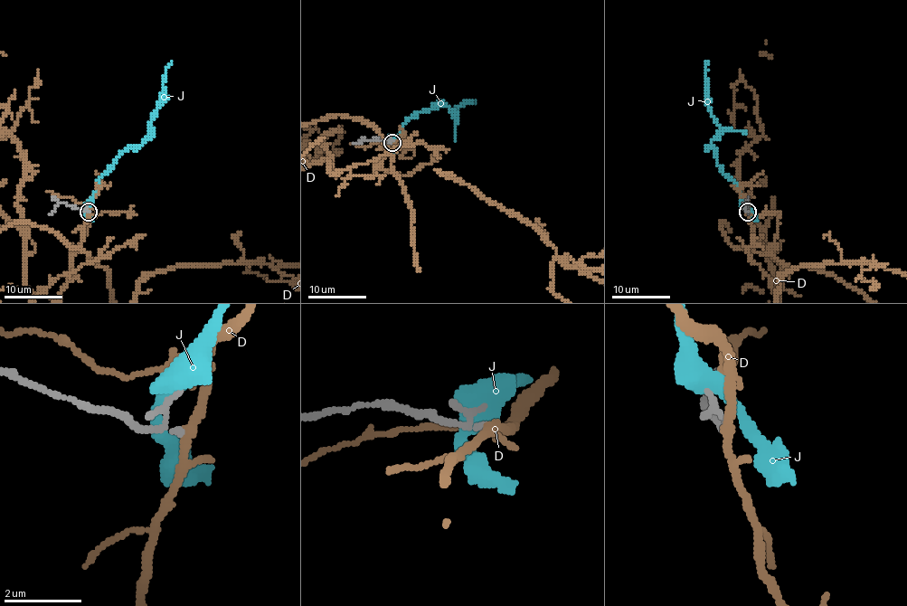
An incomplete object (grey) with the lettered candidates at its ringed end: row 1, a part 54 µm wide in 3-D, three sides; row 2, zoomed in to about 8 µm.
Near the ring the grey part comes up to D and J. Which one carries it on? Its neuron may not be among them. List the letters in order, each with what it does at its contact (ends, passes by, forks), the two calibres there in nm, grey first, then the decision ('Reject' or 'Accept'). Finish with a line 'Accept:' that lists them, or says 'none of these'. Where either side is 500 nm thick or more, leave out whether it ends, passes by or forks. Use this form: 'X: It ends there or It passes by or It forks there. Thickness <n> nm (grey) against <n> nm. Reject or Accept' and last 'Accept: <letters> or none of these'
D: It forks there. Thickness 100 nm (grey) against 190 nm. Reject
J: Thickness 140 nm (grey) against 500 nm. Reject
Accept: none of these

